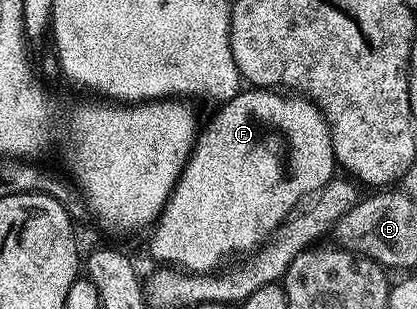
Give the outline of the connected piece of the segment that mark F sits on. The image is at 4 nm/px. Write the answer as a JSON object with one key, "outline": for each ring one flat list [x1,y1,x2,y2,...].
{"outline":[[245,88,240,94,227,101,220,103,216,107,217,111,213,114,213,119,209,123,200,127,197,140,193,144,193,151,189,153,187,164,175,184,175,188,169,193,169,203,161,211,160,218,157,219,152,227,153,239,149,242,149,250,158,258,158,263,174,264,187,272,209,272,221,263,221,257,224,254,244,255,251,252,261,243,268,239,269,235,294,213,296,202,304,203,310,196,316,195,335,177,335,159,333,156,333,145,331,144,331,135,329,135,329,126,325,122,320,110,304,96,286,96,273,88]]}

